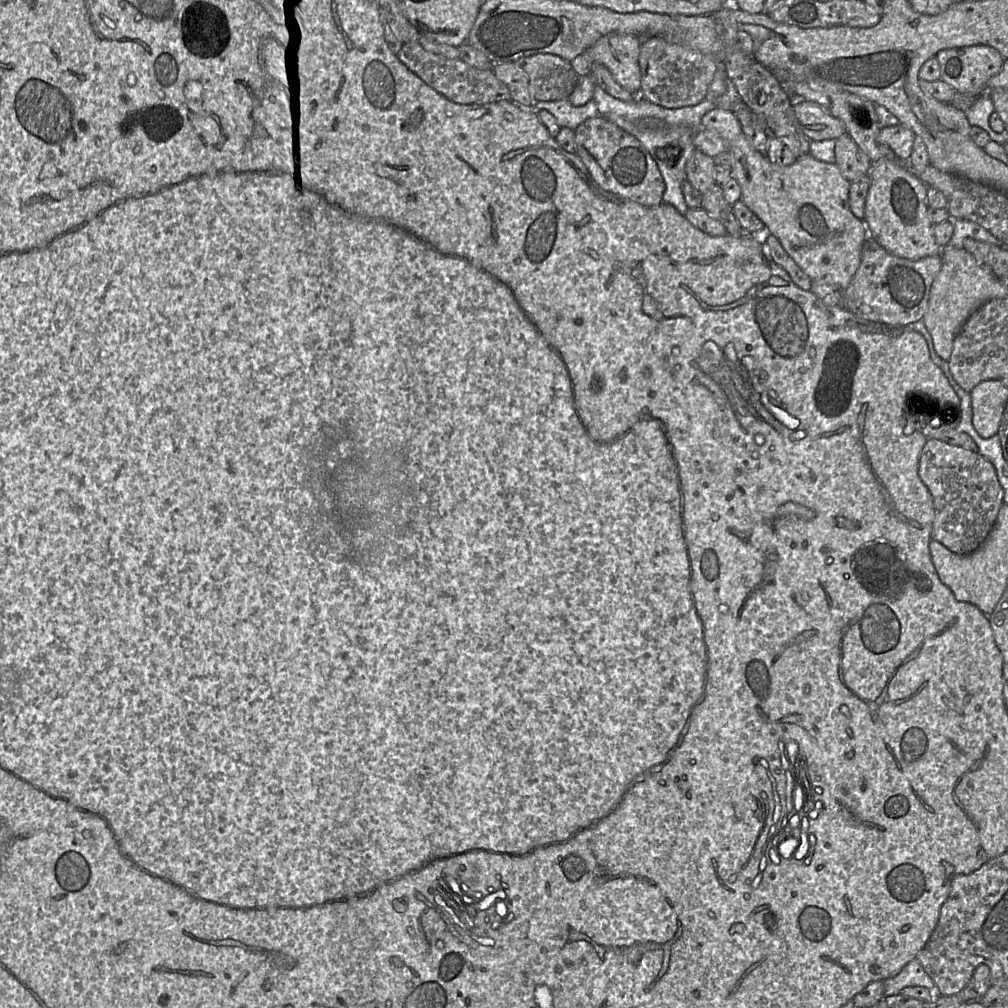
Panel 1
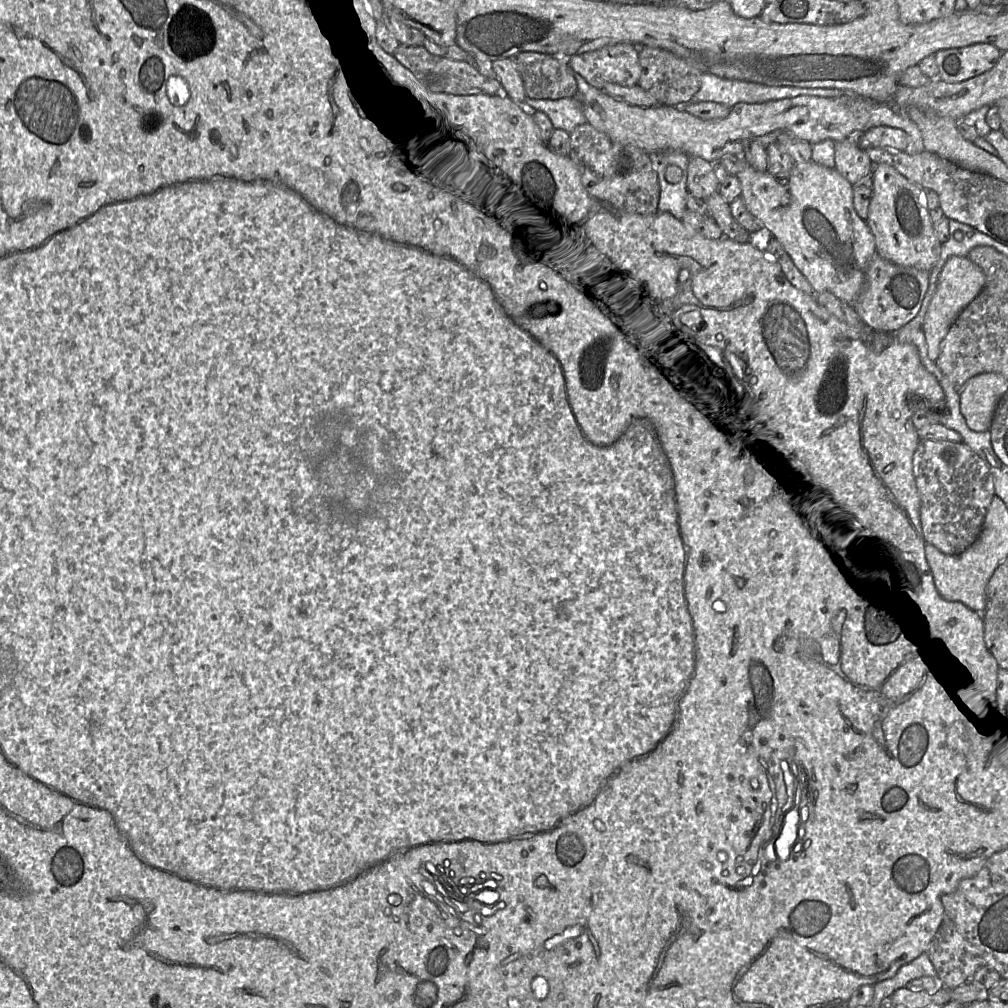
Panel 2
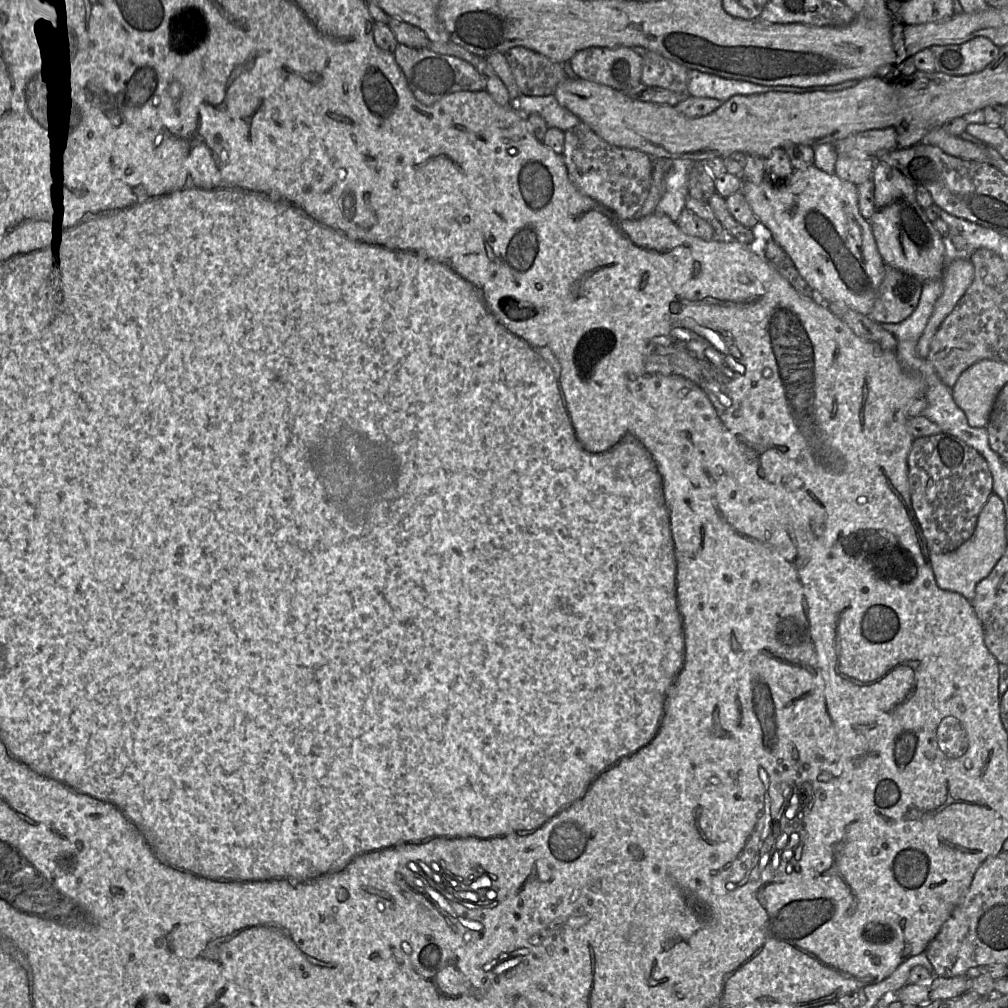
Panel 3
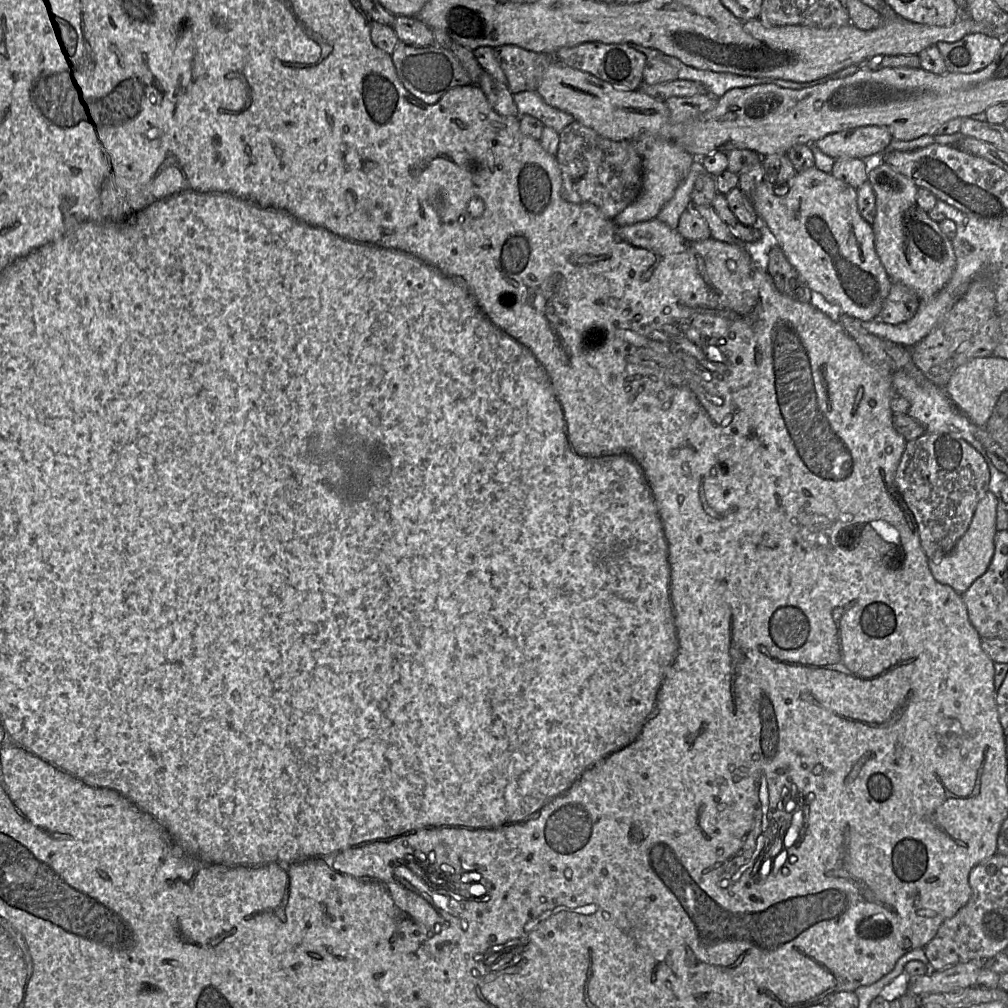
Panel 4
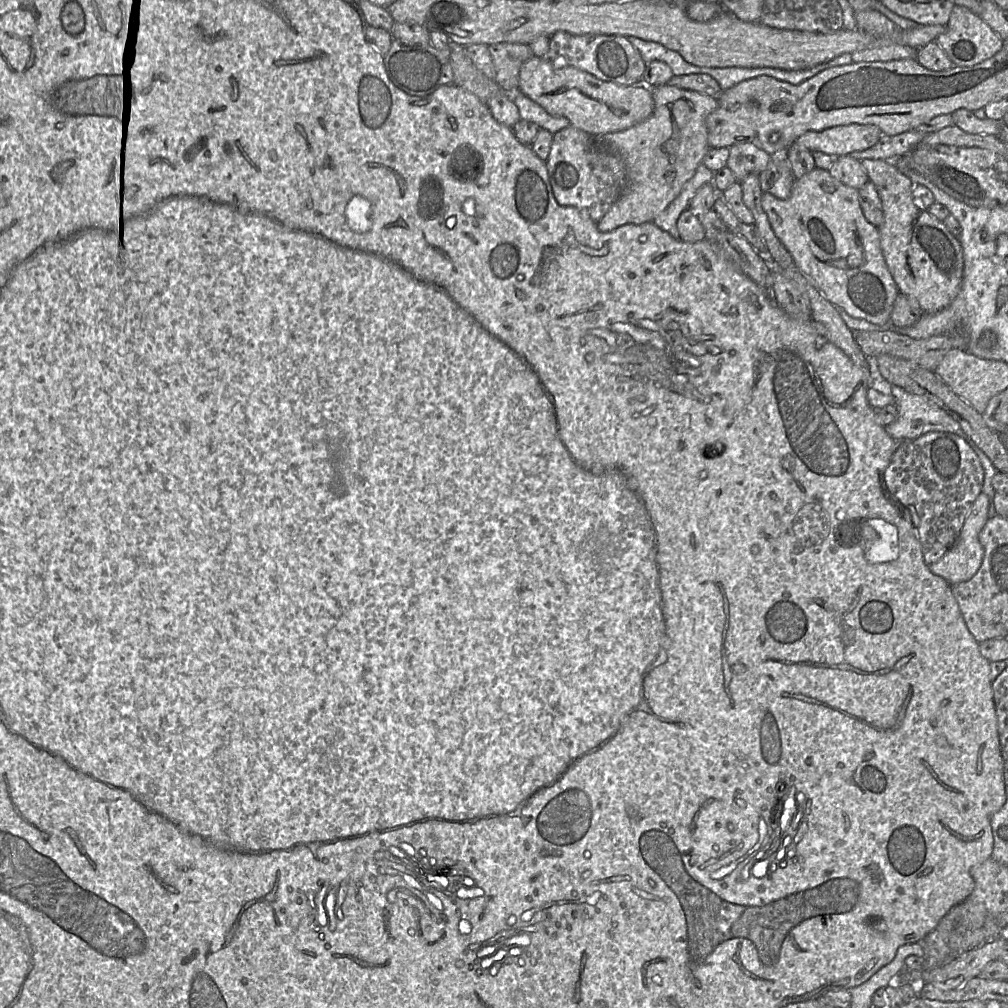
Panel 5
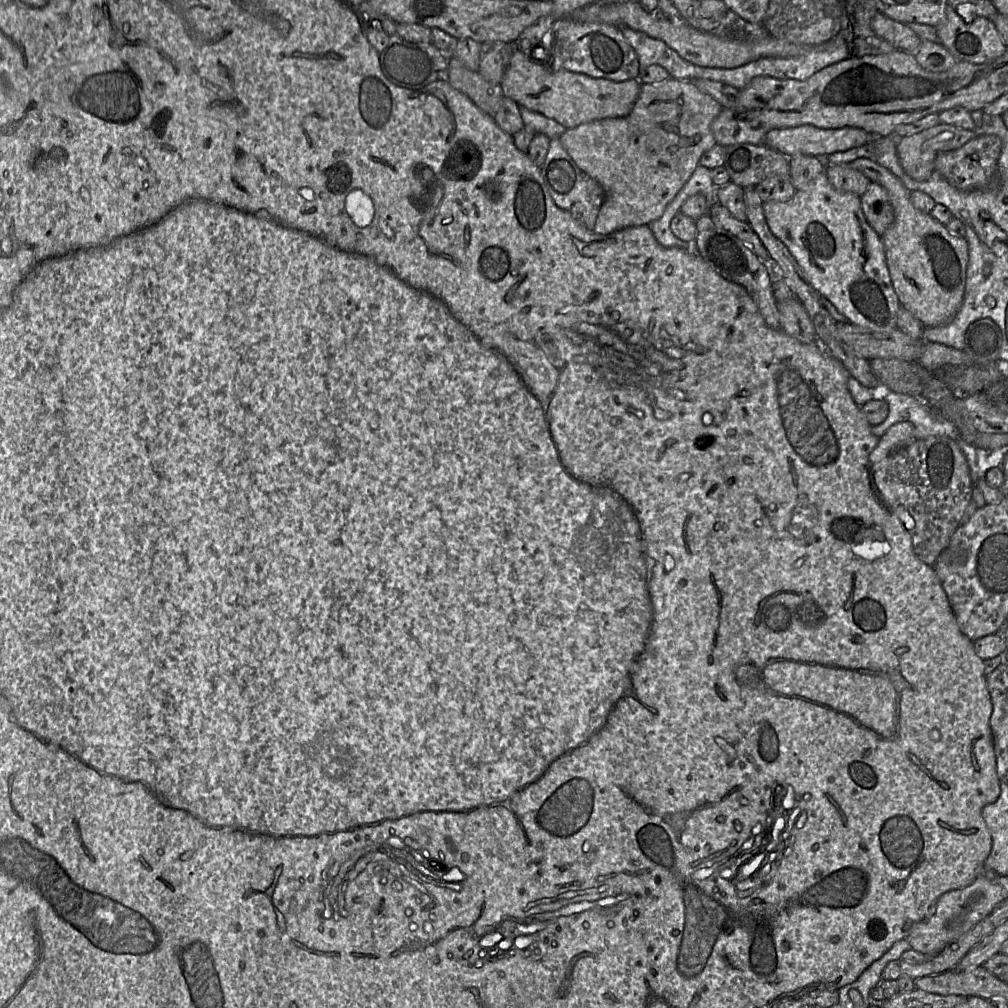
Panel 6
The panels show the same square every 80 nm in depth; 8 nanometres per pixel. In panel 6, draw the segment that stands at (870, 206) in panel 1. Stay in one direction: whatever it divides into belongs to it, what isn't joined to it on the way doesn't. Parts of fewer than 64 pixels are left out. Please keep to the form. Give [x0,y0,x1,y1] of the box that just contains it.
[848,158,969,327]

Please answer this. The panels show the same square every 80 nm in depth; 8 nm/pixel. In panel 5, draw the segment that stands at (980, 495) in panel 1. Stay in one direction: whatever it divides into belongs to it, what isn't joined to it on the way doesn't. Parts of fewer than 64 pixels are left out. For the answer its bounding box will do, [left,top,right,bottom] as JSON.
[884,432,984,566]

